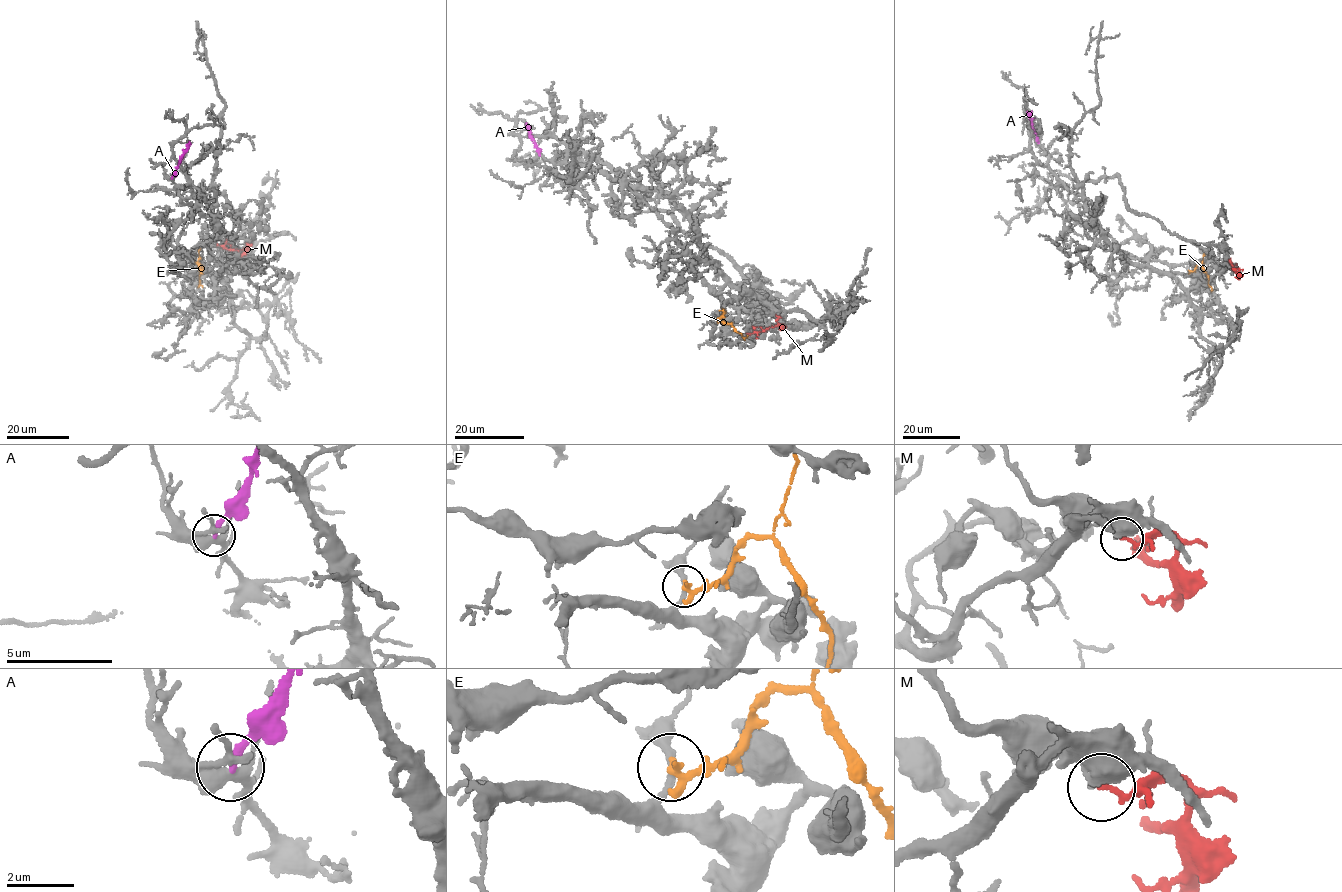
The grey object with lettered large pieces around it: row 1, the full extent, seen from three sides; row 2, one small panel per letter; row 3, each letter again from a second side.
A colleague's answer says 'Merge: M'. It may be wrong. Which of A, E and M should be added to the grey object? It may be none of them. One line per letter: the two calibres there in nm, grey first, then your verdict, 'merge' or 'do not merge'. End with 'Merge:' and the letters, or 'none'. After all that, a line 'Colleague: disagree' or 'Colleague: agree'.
A: 320 nm thick on the grey side, 200 nm on the other; do not merge
E: 220 nm thick on the grey side, 280 nm on the other; do not merge
M: 150 nm thick on the grey side, 150 nm on the other; do not merge
Merge: none
Colleague: disagree

